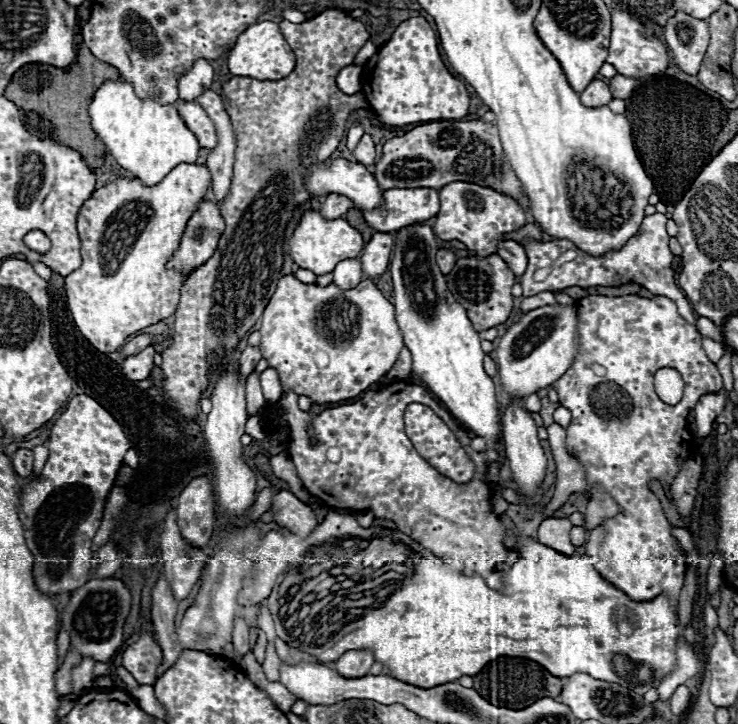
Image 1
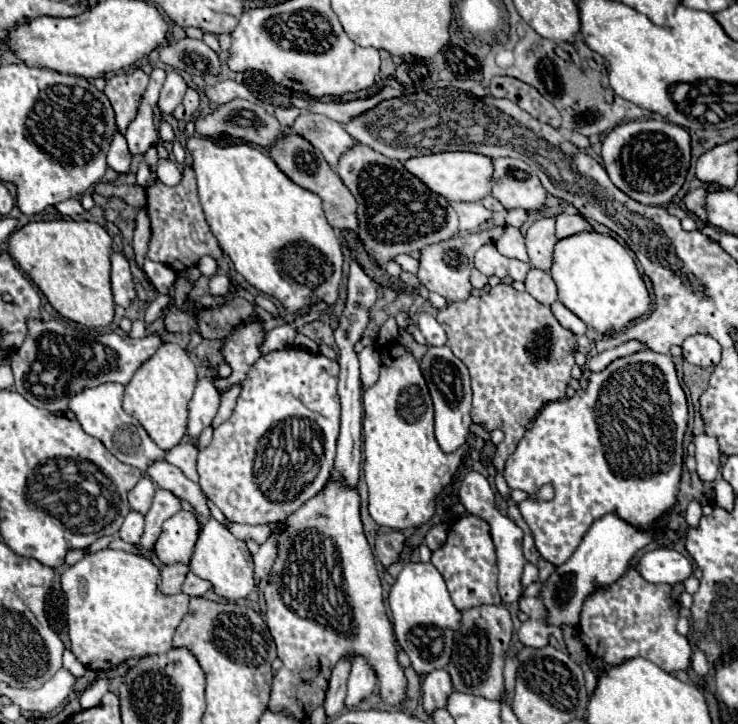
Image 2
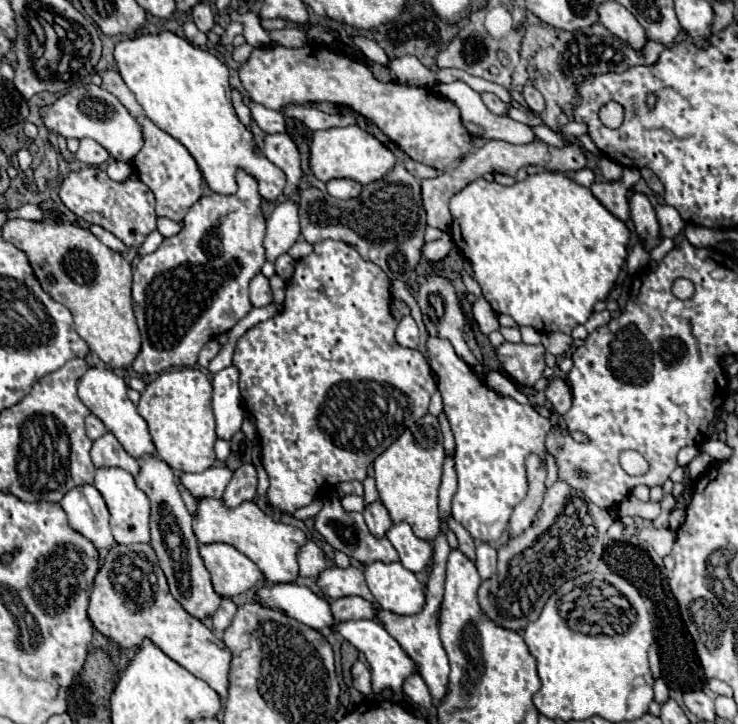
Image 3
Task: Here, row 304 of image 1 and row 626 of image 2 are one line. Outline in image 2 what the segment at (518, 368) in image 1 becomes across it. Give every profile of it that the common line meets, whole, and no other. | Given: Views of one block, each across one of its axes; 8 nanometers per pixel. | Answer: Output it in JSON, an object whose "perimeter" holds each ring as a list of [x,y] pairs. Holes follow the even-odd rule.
{"perimeter":[[[606,514],[604,518],[596,520],[586,536],[582,538],[576,552],[560,566],[554,568],[550,578],[542,584],[542,604],[546,606],[546,624],[548,626],[578,626],[580,612],[584,598],[594,590],[594,580],[600,586],[614,584],[634,560],[634,554],[654,542],[654,532],[638,532],[628,522],[620,520],[616,514]]]}

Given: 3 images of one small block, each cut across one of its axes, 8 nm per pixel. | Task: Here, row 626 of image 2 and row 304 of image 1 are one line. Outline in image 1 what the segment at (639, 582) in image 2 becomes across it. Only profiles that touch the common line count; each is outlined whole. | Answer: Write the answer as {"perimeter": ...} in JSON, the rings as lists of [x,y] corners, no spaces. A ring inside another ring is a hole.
{"perimeter":[[[586,296],[580,300],[578,312],[580,354],[566,374],[552,384],[552,388],[558,392],[560,404],[572,412],[570,426],[566,428],[566,450],[584,466],[588,486],[582,494],[590,496],[592,488],[600,486],[624,508],[624,514],[616,514],[602,522],[604,540],[598,556],[592,560],[592,566],[606,582],[622,590],[630,600],[648,602],[664,594],[668,596],[674,612],[678,612],[678,596],[686,574],[686,554],[672,536],[674,524],[668,522],[662,502],[652,494],[648,482],[660,480],[664,486],[672,486],[674,478],[688,462],[694,444],[688,430],[686,412],[692,410],[704,394],[718,392],[722,388],[720,372],[702,350],[702,334],[678,314],[676,304],[666,296]],[[594,364],[602,366],[602,376],[592,370]],[[666,366],[678,370],[686,382],[684,398],[676,406],[662,402],[654,392],[654,374]]]}

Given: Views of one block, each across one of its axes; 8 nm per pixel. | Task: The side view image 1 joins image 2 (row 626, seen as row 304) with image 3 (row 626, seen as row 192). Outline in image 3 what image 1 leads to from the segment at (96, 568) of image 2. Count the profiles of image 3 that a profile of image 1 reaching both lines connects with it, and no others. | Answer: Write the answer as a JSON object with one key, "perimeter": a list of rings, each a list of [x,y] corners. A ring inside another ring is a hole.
{"perimeter":[[[114,544],[110,548],[94,578],[88,618],[100,634],[120,648],[140,648],[142,640],[150,638],[164,654],[226,698],[230,652],[208,628],[192,628],[188,618],[176,618],[176,600],[168,592],[166,576],[150,544]]]}

